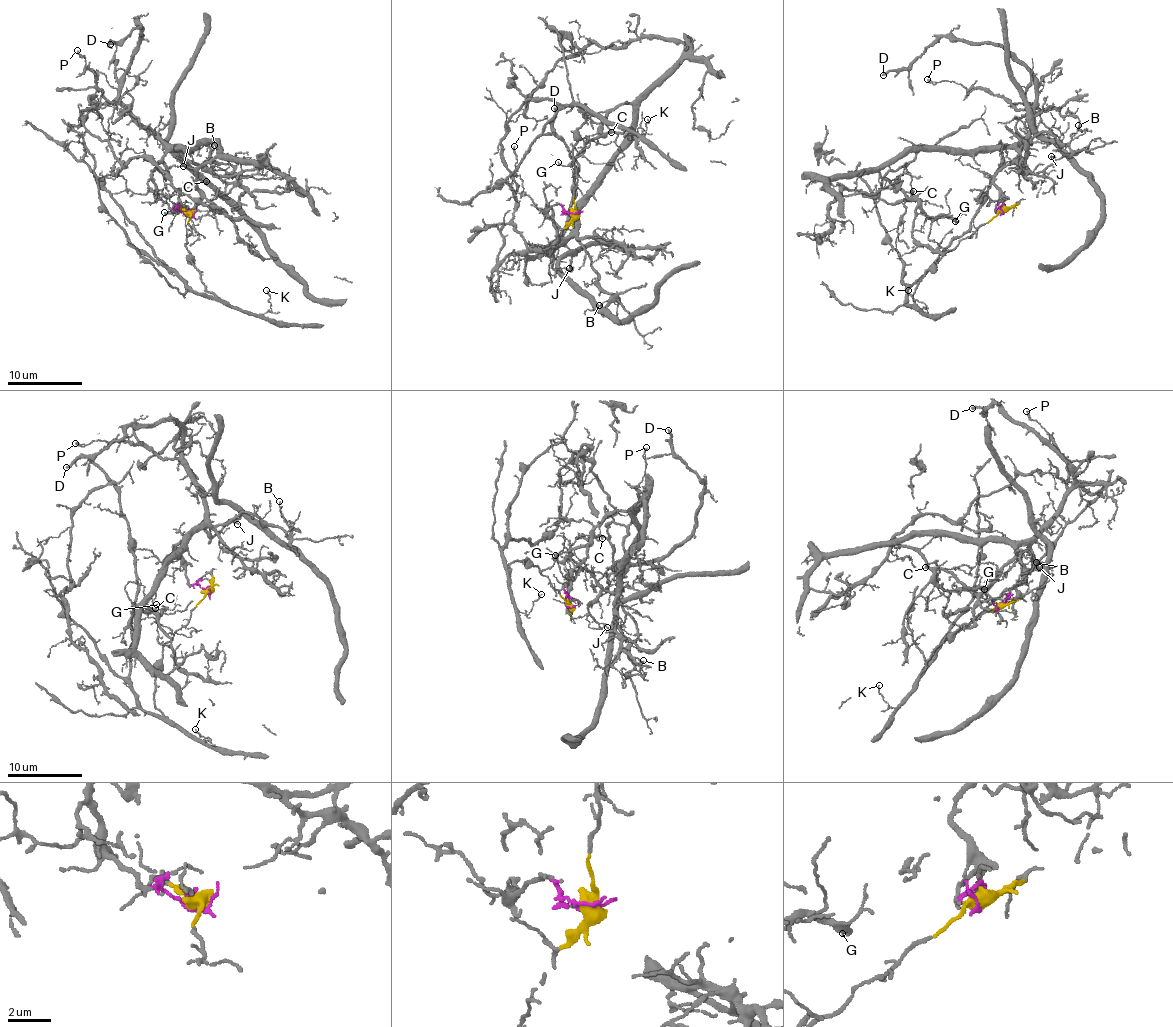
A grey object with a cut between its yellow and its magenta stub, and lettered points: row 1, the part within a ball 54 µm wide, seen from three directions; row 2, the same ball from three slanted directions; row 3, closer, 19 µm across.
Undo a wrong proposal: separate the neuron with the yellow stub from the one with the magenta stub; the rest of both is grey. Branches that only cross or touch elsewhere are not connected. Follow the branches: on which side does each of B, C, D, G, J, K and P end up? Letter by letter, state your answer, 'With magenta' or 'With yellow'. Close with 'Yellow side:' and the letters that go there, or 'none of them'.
B: With magenta
C: With magenta
D: With magenta
G: With magenta
J: With magenta
K: With yellow
P: With magenta
Yellow side: K

